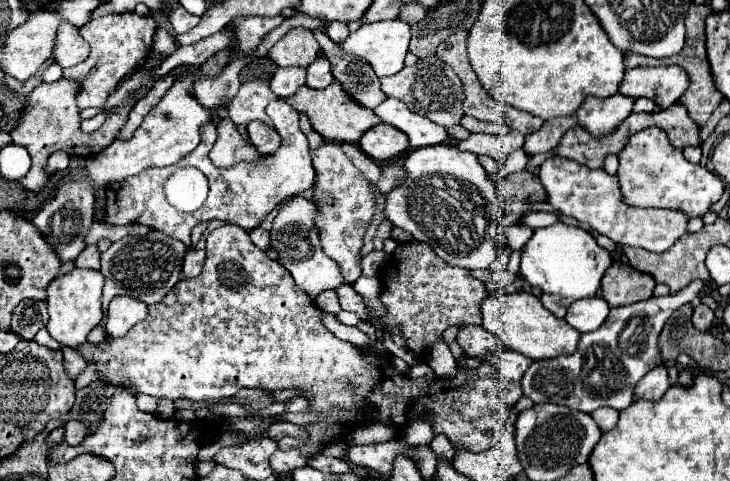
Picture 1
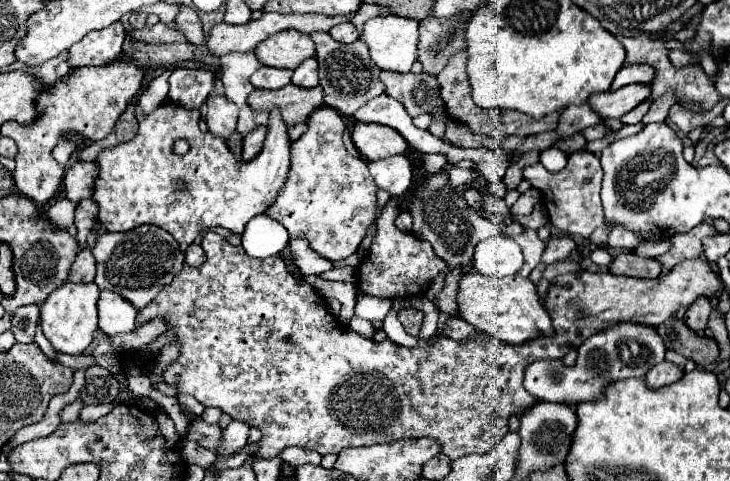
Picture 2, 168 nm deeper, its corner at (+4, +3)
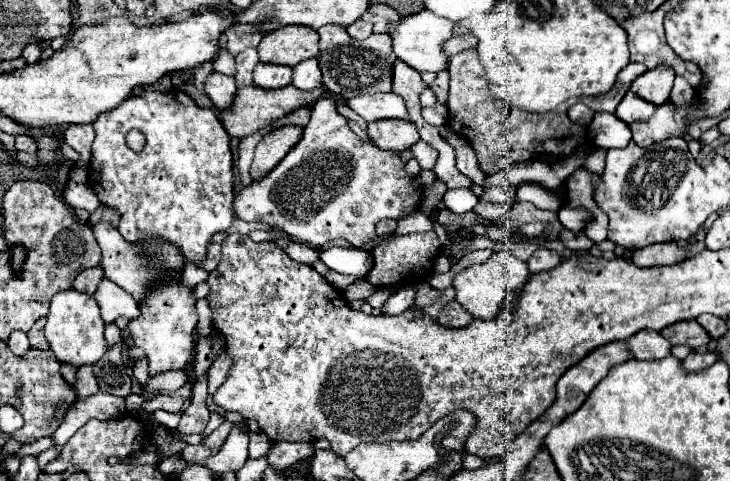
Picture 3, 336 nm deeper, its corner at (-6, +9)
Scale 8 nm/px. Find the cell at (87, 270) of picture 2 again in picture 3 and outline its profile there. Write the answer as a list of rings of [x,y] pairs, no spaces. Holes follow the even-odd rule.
[[[96,266],[96,268],[88,268],[88,270],[82,270],[80,274],[78,274],[78,278],[74,280],[74,290],[78,290],[78,292],[84,292],[84,294],[94,294],[96,292],[96,288],[98,288],[98,282],[104,278],[104,274],[102,274],[102,268],[100,266]]]

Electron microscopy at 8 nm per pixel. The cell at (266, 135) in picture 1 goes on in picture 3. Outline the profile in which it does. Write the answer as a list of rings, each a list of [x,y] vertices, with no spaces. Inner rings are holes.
[[[284,126],[268,132],[254,150],[254,160],[250,166],[252,180],[260,180],[268,174],[268,170],[272,170],[272,166],[276,166],[276,162],[280,162],[280,158],[284,158],[296,142],[300,142],[300,134],[302,128],[298,126]]]

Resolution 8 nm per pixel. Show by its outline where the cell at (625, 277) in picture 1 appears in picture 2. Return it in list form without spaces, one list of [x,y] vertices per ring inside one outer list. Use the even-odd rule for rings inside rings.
[[[622,252],[610,264],[612,274],[632,276],[632,278],[646,278],[646,280],[654,280],[656,276],[660,276],[660,270],[662,270],[662,266],[658,264],[658,260],[642,258],[634,252]]]

